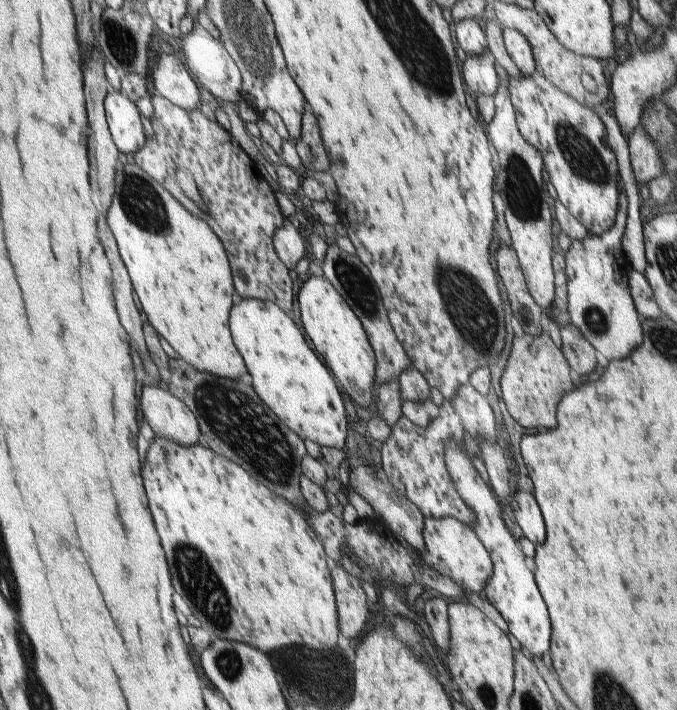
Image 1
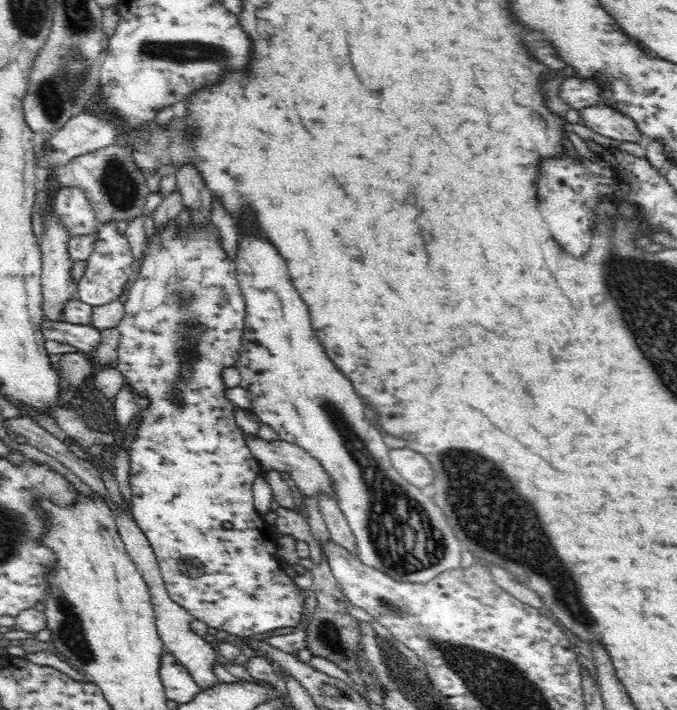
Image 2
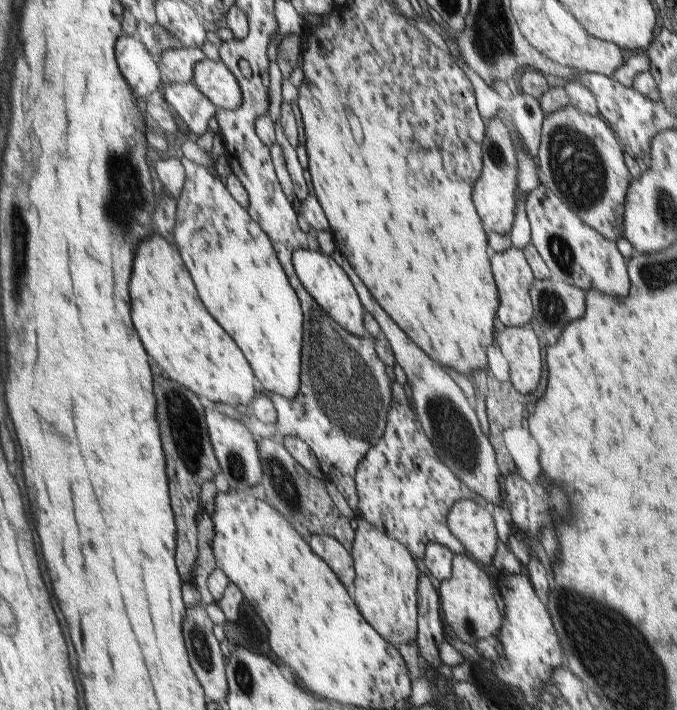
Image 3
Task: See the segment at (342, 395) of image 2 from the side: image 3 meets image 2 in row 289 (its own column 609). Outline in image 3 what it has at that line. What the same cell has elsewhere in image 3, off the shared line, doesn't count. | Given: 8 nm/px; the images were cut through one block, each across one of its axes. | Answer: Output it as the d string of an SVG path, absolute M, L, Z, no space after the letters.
M539 184L527 194L525 216L530 226L530 243L547 265L550 279L561 281L584 291L607 292L609 296L627 296L629 280L625 274L625 260L614 242L599 236L569 206Z

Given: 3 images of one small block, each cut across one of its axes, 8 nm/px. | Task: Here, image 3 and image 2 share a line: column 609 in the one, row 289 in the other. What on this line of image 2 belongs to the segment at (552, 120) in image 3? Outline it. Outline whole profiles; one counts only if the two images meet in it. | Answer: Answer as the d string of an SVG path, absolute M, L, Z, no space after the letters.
M168 232L160 238L156 238L156 242L150 248L146 248L142 274L130 286L126 300L128 302L123 304L126 306L126 318L122 317L120 326L118 326L120 342L117 344L116 350L117 362L120 364L120 372L128 378L132 389L151 401L151 406L148 407L148 410L144 410L144 416L142 416L142 418L146 418L146 424L140 432L138 442L134 444L134 450L132 450L130 486L134 492L134 510L131 510L131 514L146 538L150 540L170 598L184 607L194 619L202 620L209 628L222 630L237 639L253 639L253 637L282 630L282 628L296 628L302 620L306 594L298 591L298 587L294 585L294 579L282 571L275 531L267 523L266 517L256 509L253 492L254 482L264 470L248 448L244 432L234 422L234 414L232 414L234 405L226 398L228 389L221 378L221 373L225 369L233 367L233 363L236 362L237 351L240 350L241 335L244 334L245 301L241 296L240 285L237 284L233 261L223 251L223 247L216 244L214 232L192 234L188 240L178 238L178 234L174 234L174 232Z

